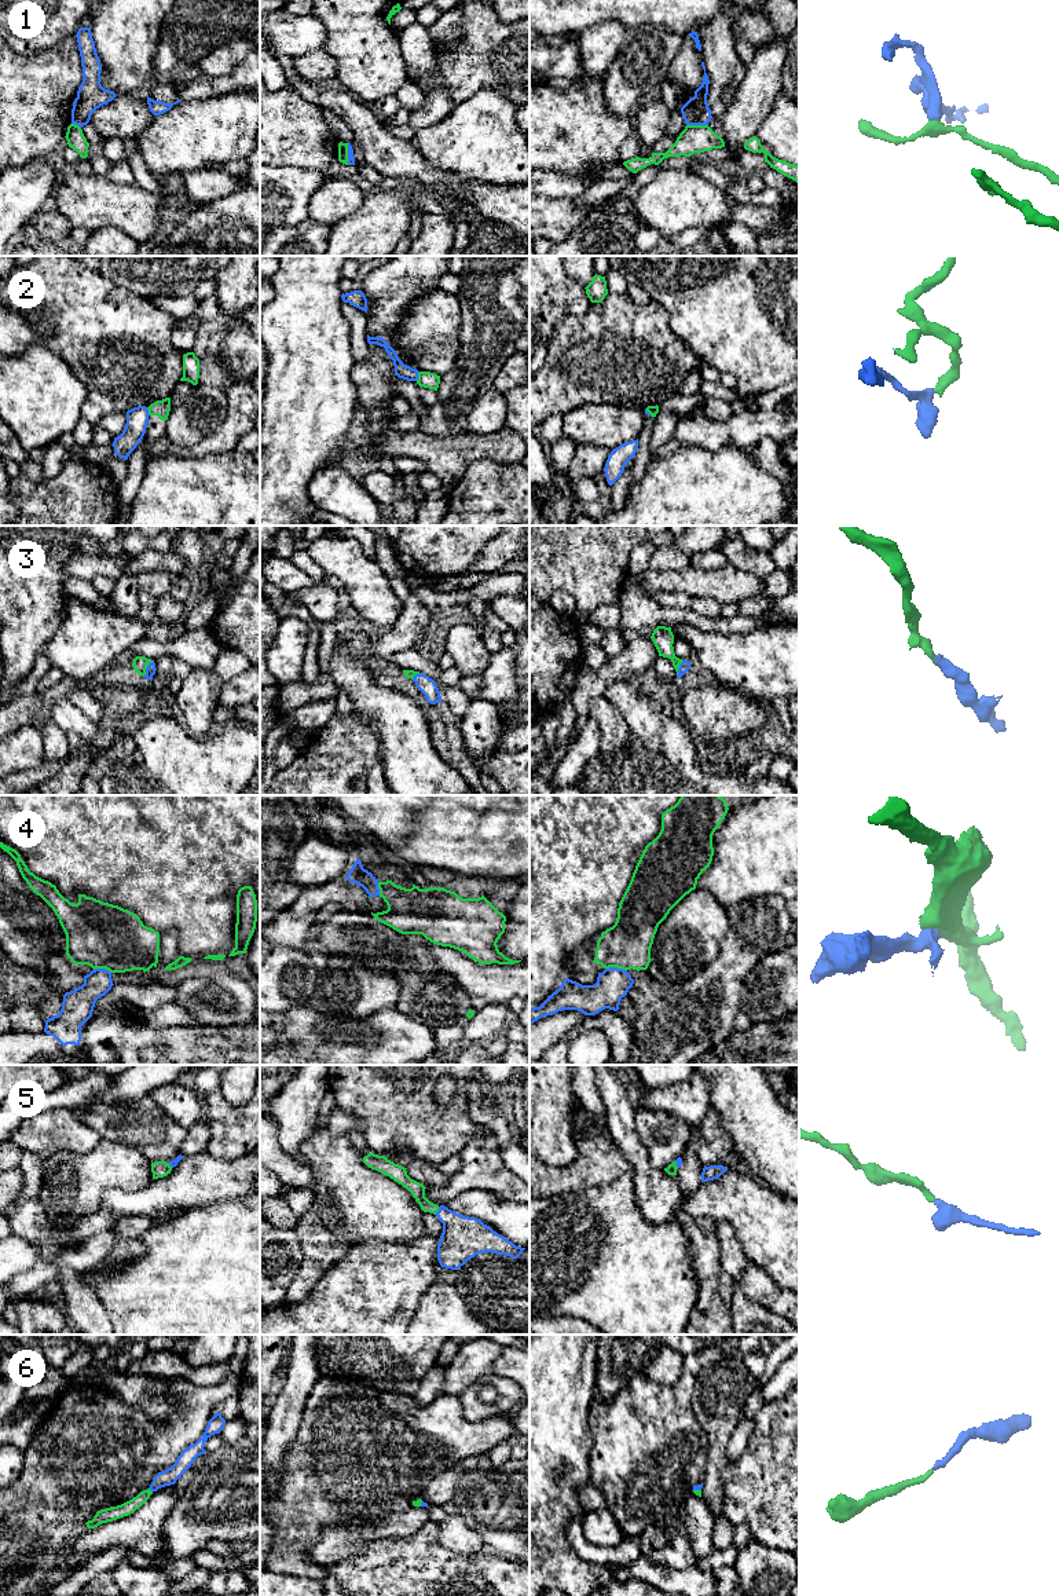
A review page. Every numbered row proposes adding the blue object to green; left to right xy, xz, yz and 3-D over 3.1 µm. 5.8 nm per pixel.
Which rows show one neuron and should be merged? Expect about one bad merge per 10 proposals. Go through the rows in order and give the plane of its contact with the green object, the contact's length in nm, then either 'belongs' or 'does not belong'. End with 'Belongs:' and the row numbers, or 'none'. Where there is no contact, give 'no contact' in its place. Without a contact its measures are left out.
1: meets green in xz; contact 130 nm long; does not belong
2: meets green in xz; contact 60 nm long; does not belong
3: meets green in xy; contact 110 nm long; belongs
4: meets green in yz; contact 130 nm long; does not belong
5: meets green in xz; contact 50 nm long; belongs
6: meets green in xy; contact 40 nm long; belongs
Belongs: 3, 5, 6

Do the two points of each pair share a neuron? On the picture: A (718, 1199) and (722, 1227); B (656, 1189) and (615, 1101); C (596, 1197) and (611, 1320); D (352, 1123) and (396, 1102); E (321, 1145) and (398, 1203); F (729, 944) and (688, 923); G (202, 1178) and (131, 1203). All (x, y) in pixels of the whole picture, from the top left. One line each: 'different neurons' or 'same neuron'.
A: different neurons
B: same neuron
C: same neuron
D: different neurons
E: same neuron
F: different neurons
G: same neuron

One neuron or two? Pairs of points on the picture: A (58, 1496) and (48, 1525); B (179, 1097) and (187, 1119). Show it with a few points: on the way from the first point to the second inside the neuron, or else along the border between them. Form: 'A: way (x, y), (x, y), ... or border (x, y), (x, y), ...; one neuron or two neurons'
A: border (87, 1507), (29, 1505), (24, 1510); two neurons
B: way (179, 1102), (186, 1109), (186, 1113); one neuron

